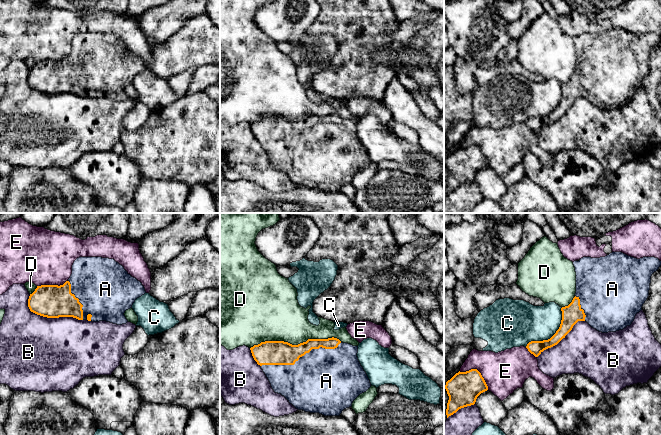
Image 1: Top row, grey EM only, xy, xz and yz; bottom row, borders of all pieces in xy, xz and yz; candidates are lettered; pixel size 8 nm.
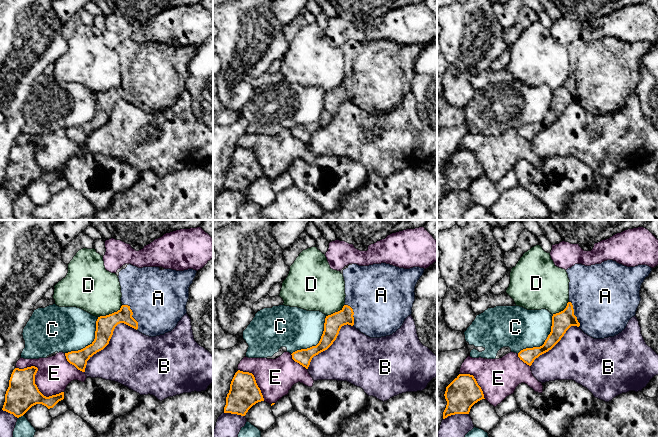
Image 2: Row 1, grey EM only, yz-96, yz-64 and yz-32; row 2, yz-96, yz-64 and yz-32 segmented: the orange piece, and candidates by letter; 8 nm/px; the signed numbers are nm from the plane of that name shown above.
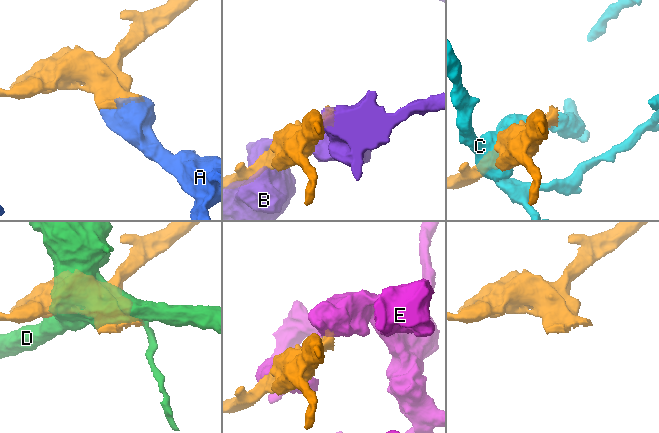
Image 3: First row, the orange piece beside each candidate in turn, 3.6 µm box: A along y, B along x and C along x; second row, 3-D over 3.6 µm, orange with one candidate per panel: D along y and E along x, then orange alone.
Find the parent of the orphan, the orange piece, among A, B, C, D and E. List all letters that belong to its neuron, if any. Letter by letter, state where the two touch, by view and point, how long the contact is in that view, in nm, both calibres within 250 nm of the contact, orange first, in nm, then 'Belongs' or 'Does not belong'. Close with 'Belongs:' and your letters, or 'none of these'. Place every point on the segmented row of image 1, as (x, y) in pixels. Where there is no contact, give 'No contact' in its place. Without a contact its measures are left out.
A: Touches orange at xz (301, 356). Shared border 700 nm. Thickness 190 nm (orange) against 500 nm. Belongs
B: Touches orange at xy (49, 317). Shared border 480 nm. Thickness 280 nm (orange) against 500 nm. Does not belong
C: Touches orange at yz (553, 335). Shared border 440 nm. Thickness 160 nm (orange) against 300 nm. Does not belong
D: Touches orange at xz (295, 345). Shared border 750 nm. Thickness 190 nm (orange) against 360 nm. Does not belong
E: Touches orange at yz (478, 371). Shared border 280 nm. Thickness 260 nm (orange) against 320 nm. Does not belong
Belongs: A

